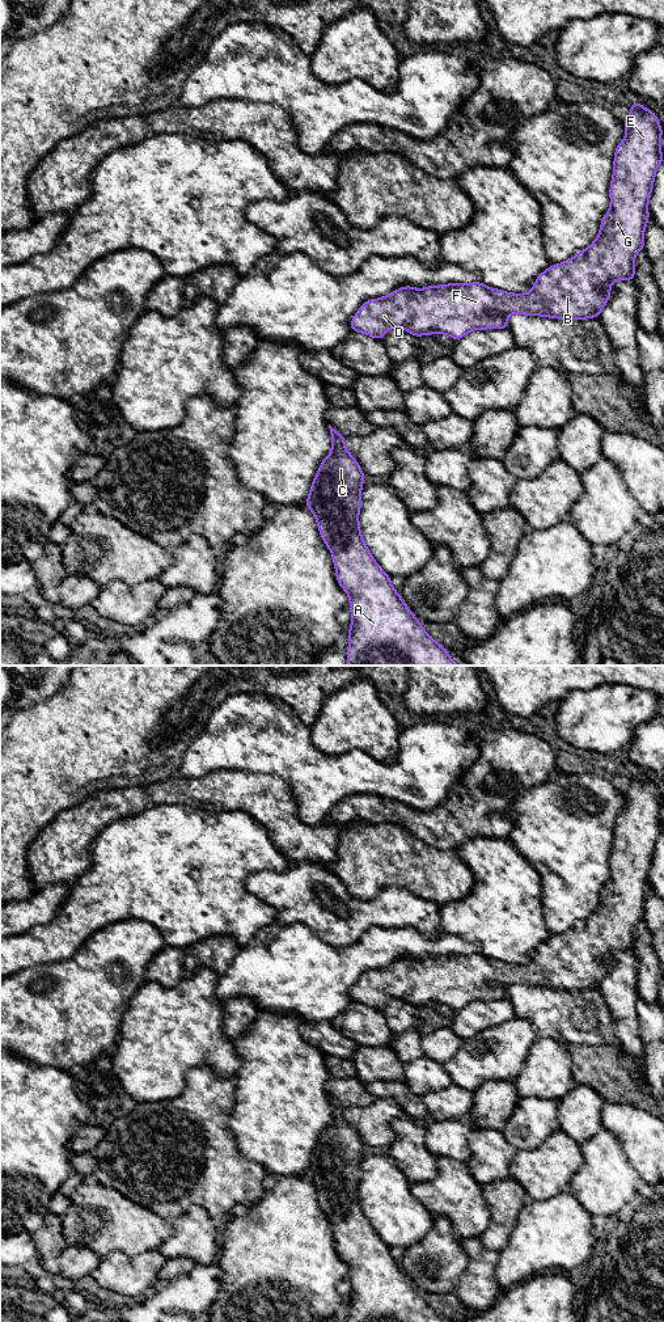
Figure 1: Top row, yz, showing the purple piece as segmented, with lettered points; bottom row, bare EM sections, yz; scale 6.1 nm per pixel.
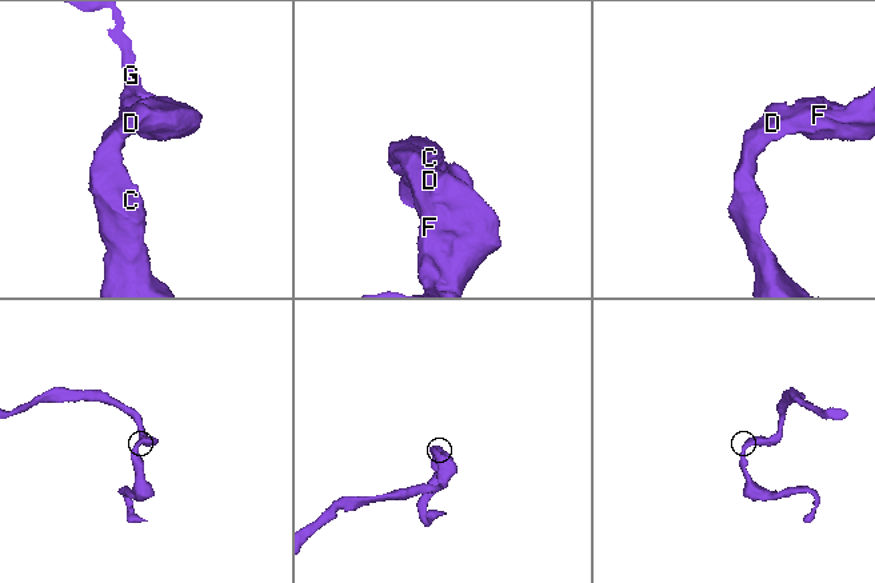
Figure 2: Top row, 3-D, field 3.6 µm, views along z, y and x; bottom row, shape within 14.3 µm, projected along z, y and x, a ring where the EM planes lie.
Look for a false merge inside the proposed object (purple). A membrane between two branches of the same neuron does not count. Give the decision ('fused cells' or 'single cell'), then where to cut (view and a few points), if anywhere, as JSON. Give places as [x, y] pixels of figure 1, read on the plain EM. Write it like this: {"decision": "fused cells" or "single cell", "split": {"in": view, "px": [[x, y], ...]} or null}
{"decision": "single cell", "split": null}

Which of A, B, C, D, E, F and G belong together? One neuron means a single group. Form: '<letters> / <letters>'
A B C D E F G

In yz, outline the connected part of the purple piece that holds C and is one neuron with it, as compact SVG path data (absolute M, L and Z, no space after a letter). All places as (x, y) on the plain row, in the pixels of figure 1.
M329 1095L331 1123L313 1149L305 1177L313 1183L320 1205L333 1225L335 1247L347 1263L352 1293L347 1322L447 1322L420 1296L364 1215L359 1196L364 1144L344 1116L344 1107Z

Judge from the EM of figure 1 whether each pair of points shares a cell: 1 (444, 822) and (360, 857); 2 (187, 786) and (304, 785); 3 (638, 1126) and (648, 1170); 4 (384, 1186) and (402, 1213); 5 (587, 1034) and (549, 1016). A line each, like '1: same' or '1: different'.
1: different
2: different
3: same
4: same
5: same

